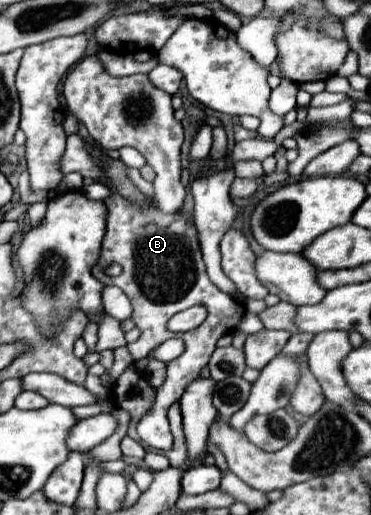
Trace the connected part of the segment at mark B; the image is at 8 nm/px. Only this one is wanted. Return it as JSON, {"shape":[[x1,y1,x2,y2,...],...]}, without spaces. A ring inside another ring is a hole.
{"shape":[[112,191,112,197,106,199,106,207,108,207,108,229,102,241,102,257,98,265,92,269,92,275,104,285,120,287,132,301,134,307,132,319,136,327,142,331,142,335,138,341,128,345,130,353,146,357,154,347,162,345,166,339,172,337,182,339,186,345,180,357,166,363,166,379,156,389,154,409,138,423,138,435,144,443,148,443,154,449,170,449,172,433,166,419,168,407,180,401,190,381,200,377,202,367,208,365,208,359,216,349,216,341,238,327,246,309,240,307,236,299,222,293,208,279,206,265,202,261,200,245,196,239,196,229,186,223,184,211,174,215,160,213,156,201,150,201,150,205,136,209,126,199,118,197,116,191],[110,263,122,265,122,273,118,277,106,277,106,265],[194,305,204,305,208,309,208,317,200,325,200,331,188,331,184,335,170,333,166,329,168,319,174,313]]}

